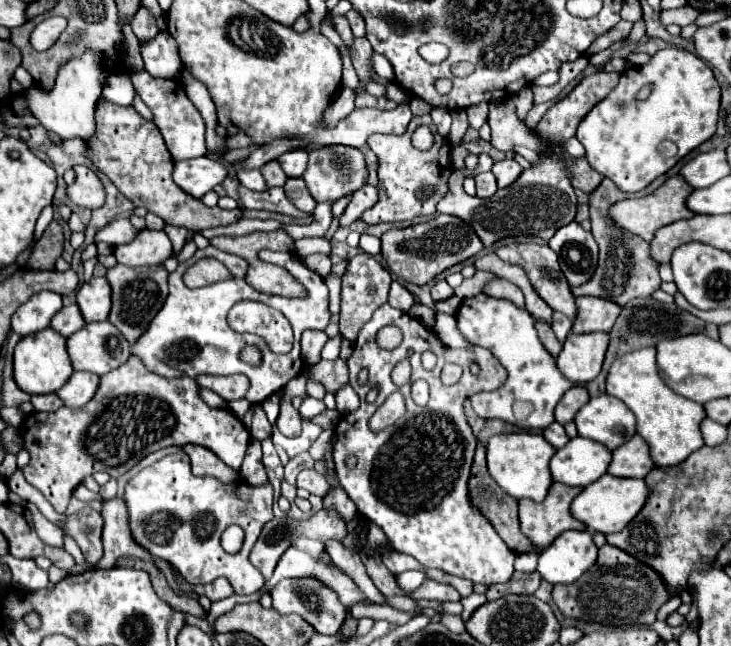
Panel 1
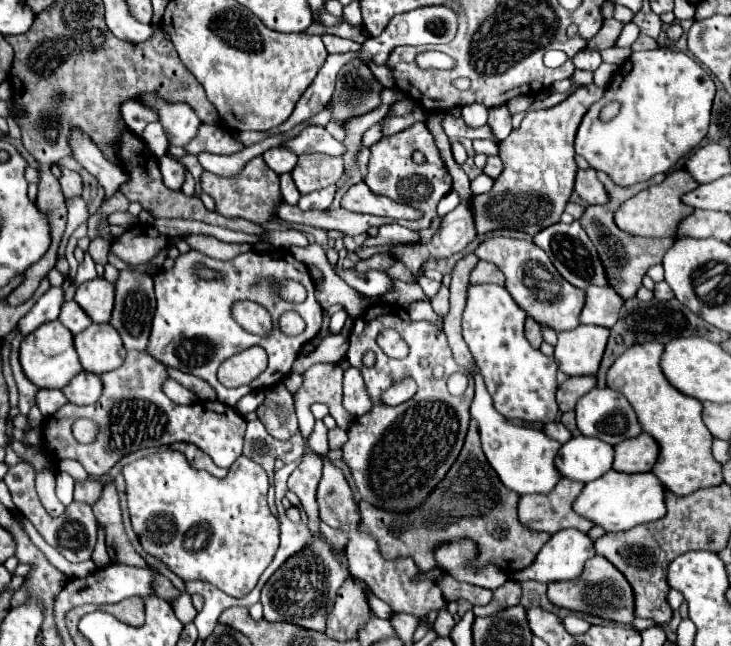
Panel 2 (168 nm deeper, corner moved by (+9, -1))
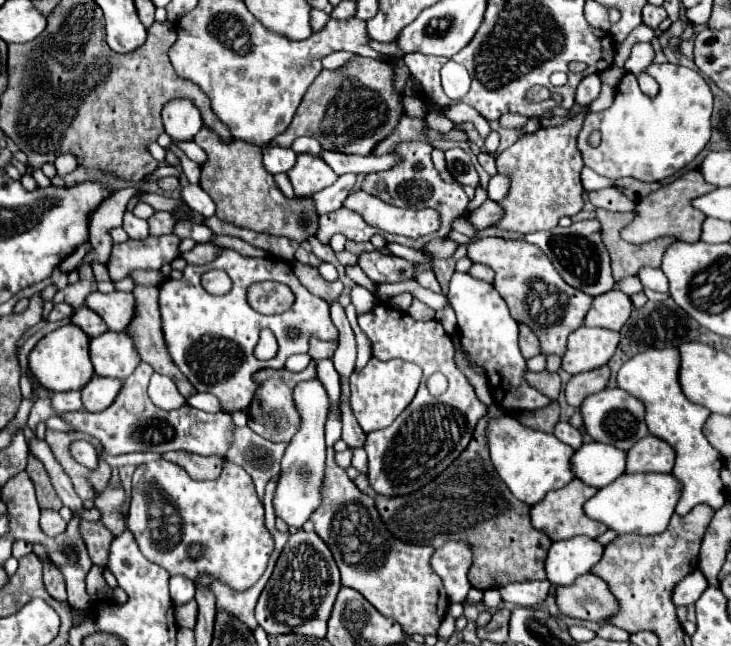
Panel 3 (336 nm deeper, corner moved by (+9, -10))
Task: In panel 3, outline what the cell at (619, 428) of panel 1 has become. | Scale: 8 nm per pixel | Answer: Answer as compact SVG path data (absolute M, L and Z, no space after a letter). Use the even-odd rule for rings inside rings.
M606 387L594 395L588 395L580 405L580 411L584 417L584 427L594 441L610 443L622 451L628 451L636 441L648 435L648 427L644 421L644 403L640 399L634 399L634 395L620 391L620 387Z

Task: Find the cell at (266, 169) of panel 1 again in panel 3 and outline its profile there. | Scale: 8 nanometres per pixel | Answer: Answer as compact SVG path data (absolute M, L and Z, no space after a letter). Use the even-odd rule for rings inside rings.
M202 127L194 137L198 147L208 155L200 173L200 187L216 203L216 217L238 227L246 227L258 233L282 235L296 241L306 241L318 231L318 213L312 197L284 197L274 177L262 167L262 149L250 145L242 139L232 139L230 143L218 139L214 131Z

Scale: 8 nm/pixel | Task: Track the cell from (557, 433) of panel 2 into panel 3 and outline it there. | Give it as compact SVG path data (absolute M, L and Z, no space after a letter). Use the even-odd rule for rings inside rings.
M558 421L556 427L554 427L554 435L562 443L566 443L566 445L570 445L574 449L578 449L582 445L582 433L576 427L572 427L568 421Z

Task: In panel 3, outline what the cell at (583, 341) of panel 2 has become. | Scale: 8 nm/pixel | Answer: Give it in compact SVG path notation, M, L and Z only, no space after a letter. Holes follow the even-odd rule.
M582 325L568 337L568 351L562 357L562 369L570 375L598 369L610 361L620 341L620 333Z

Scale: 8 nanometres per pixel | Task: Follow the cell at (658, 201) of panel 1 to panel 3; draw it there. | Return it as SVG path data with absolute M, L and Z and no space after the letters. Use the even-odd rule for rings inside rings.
M698 169L686 171L676 181L666 183L658 191L640 199L640 203L636 207L636 219L628 227L622 229L622 239L630 241L630 243L646 243L646 241L652 241L658 237L672 235L672 237L688 241L688 243L698 241L702 235L702 223L704 223L706 215L702 215L702 211L692 207L692 199L696 199L696 197L700 197L712 189L714 187L710 187L710 183L706 183L702 179L702 173Z

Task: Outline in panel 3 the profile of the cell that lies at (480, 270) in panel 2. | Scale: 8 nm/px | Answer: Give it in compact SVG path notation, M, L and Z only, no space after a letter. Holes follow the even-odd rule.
M474 263L472 267L470 267L470 271L468 271L472 277L476 277L476 279L482 279L482 281L488 281L488 283L492 283L494 281L494 271L490 269L490 267L486 267L486 265L478 265L478 263Z

